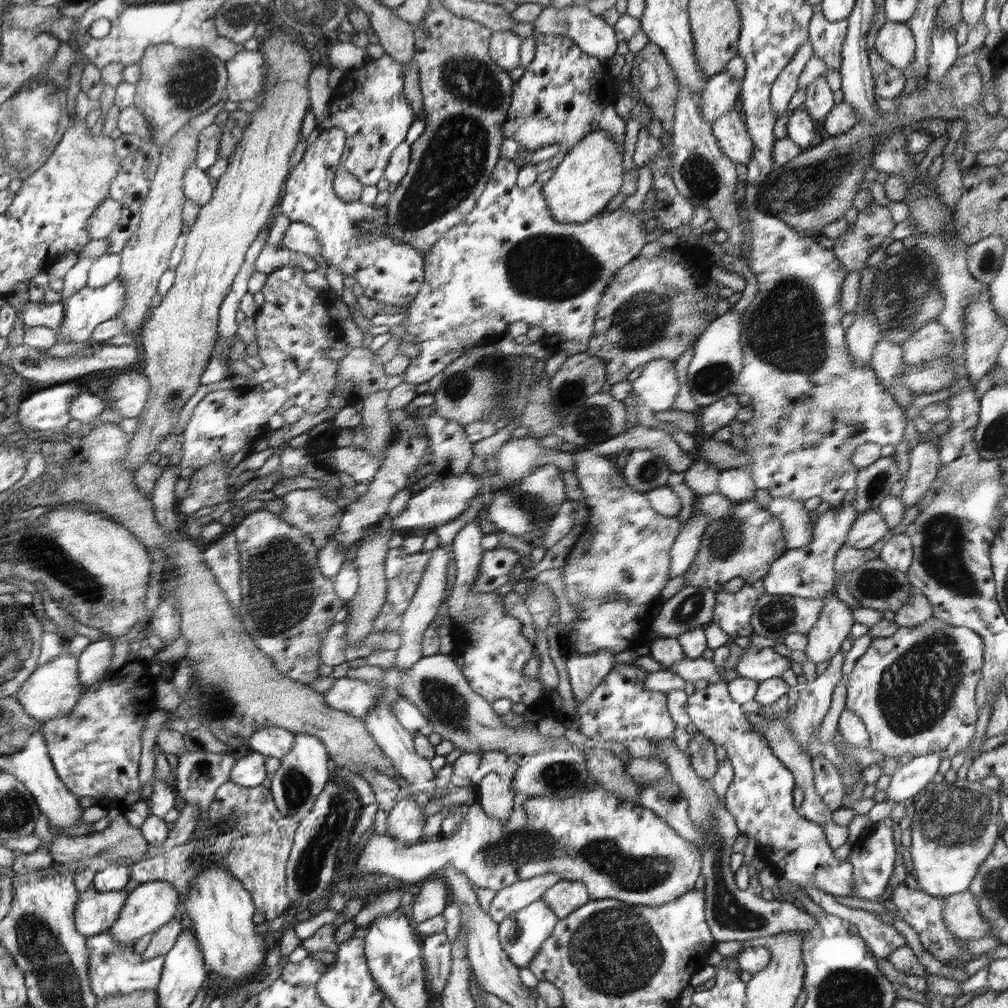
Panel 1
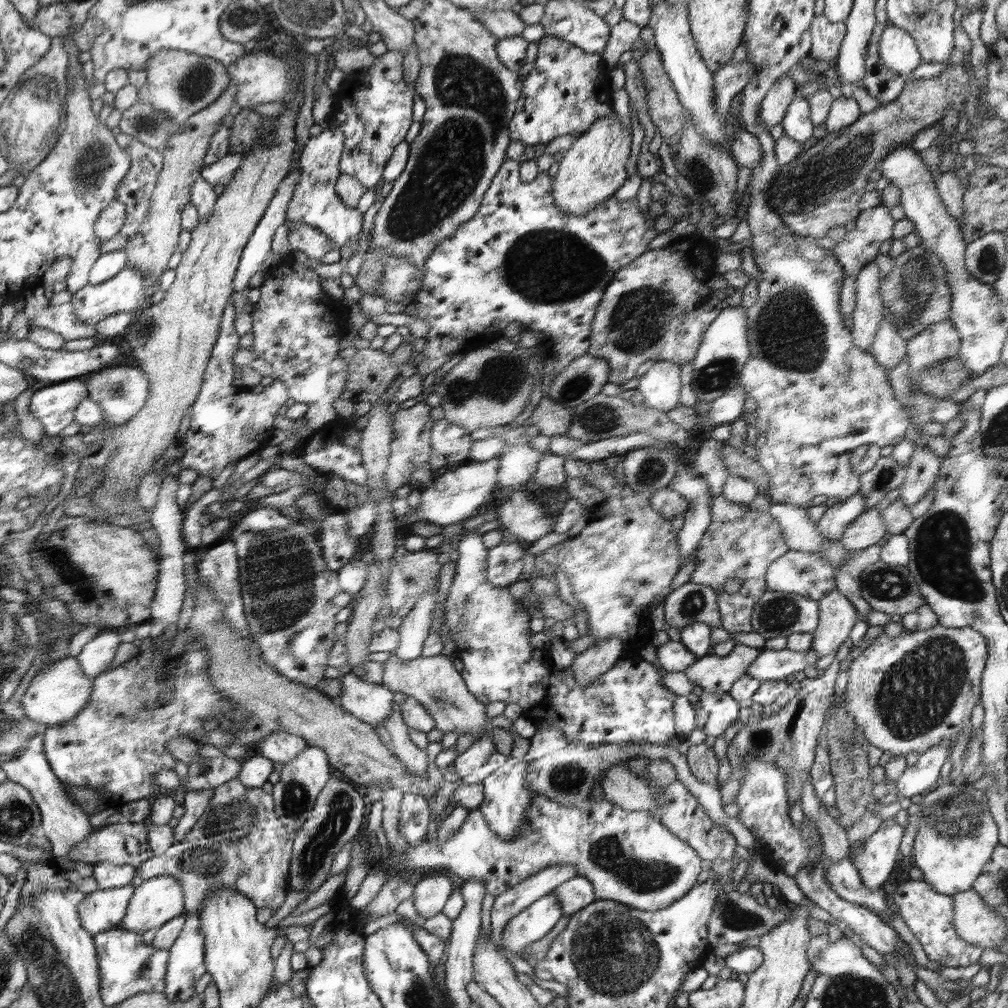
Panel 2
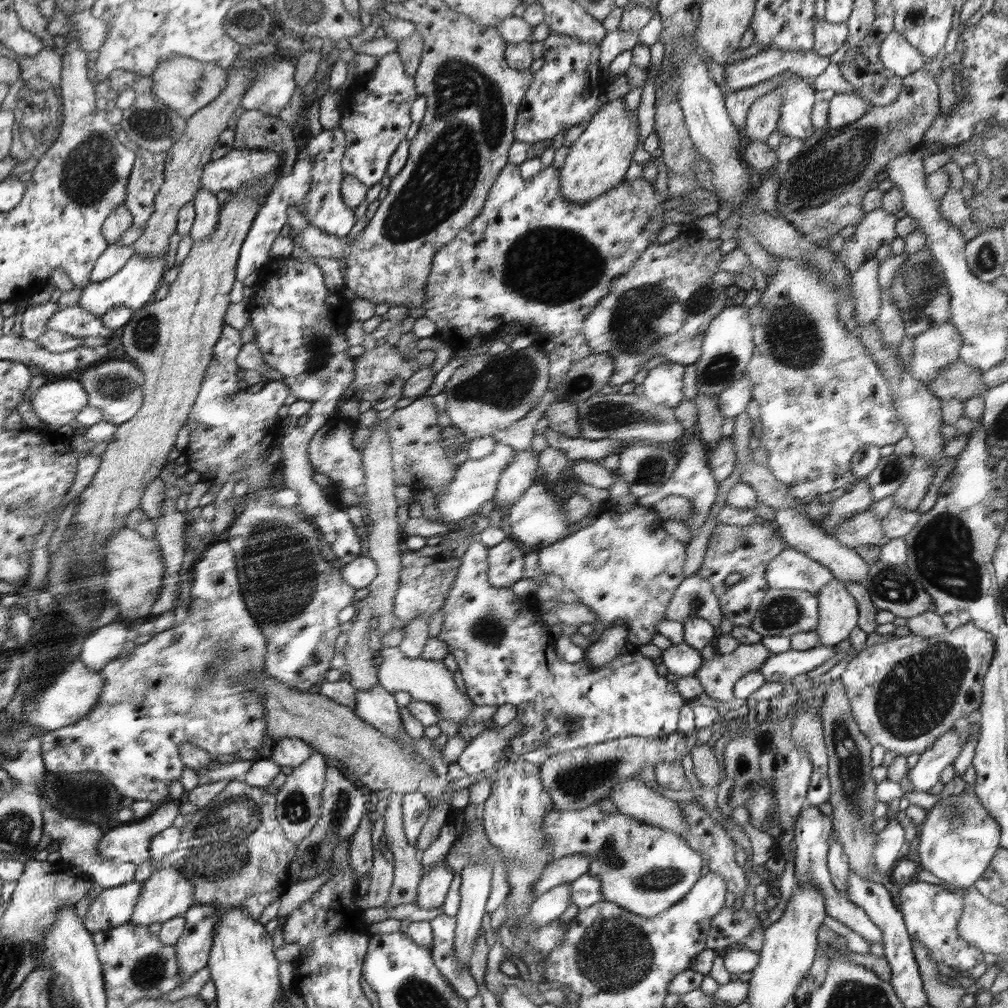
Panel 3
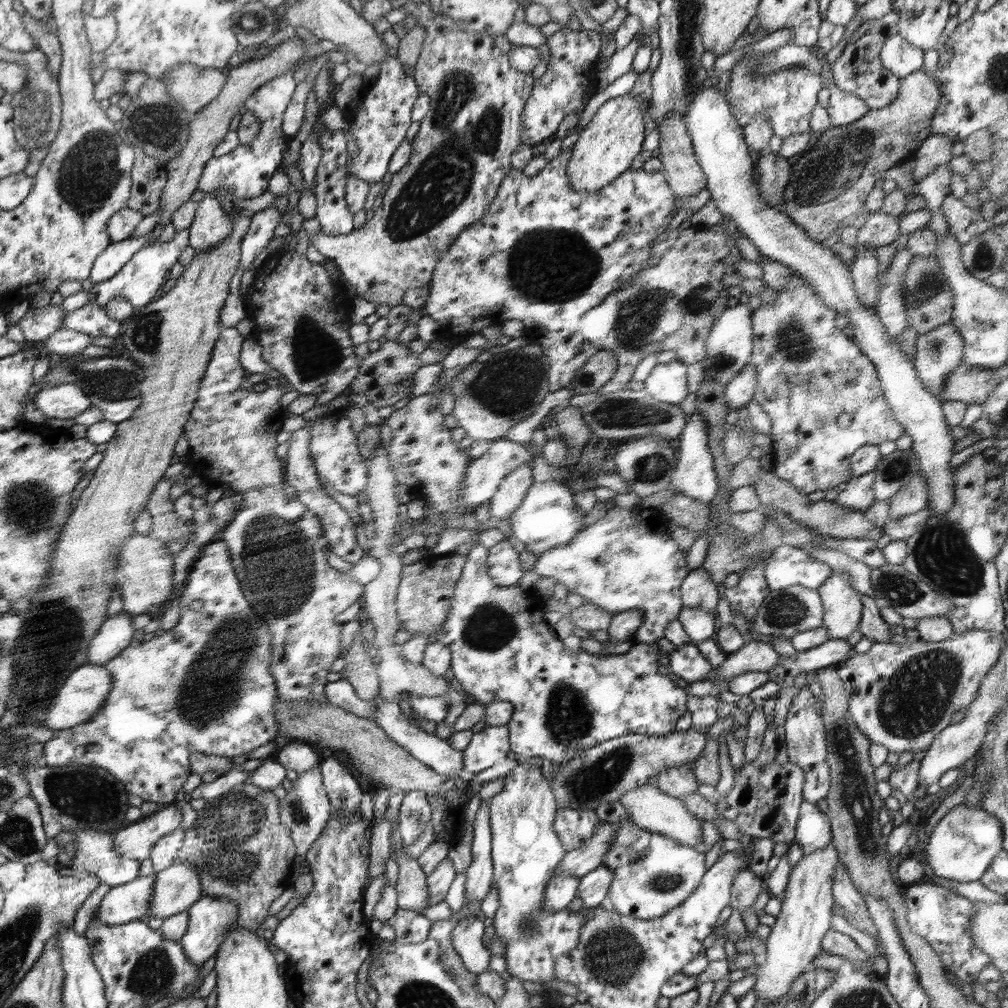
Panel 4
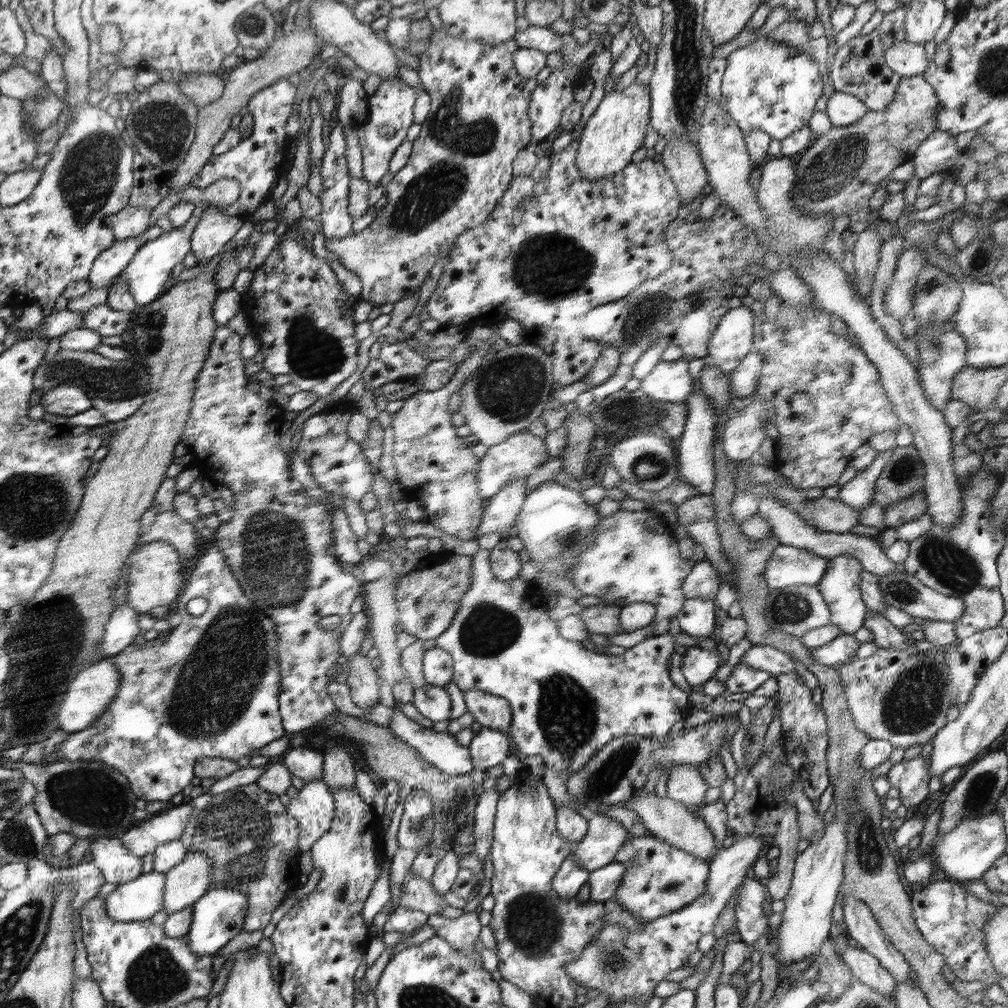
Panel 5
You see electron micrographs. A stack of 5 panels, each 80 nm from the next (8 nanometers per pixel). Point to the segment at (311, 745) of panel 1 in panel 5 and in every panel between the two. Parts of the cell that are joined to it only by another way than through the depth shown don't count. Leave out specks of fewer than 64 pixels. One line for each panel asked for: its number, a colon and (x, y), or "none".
2: (302, 779)
3: (300, 797)
4: (306, 809)
5: (313, 807)

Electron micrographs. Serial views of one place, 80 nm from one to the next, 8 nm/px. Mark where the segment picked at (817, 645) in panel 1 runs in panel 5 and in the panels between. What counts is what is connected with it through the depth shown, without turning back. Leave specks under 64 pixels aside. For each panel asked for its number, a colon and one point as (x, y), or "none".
2: (837, 616)
3: (838, 612)
4: (843, 608)
5: (840, 589)

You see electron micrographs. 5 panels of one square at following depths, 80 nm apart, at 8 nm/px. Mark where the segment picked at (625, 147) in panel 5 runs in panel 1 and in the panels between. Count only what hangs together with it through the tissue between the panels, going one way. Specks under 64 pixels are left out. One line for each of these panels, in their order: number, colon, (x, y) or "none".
1: (590, 175)
2: (594, 167)
3: (597, 161)
4: (605, 149)

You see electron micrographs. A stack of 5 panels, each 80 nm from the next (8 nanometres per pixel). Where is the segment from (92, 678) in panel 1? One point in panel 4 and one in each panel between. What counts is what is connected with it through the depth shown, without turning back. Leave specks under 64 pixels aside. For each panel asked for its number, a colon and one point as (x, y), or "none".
2: (96, 656)
3: (98, 649)
4: (116, 634)

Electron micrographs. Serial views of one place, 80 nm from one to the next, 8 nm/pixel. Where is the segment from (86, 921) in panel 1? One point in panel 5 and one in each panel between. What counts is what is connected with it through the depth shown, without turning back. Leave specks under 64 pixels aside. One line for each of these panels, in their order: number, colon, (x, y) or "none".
2: (101, 910)
3: (113, 907)
4: (122, 904)
5: (138, 900)

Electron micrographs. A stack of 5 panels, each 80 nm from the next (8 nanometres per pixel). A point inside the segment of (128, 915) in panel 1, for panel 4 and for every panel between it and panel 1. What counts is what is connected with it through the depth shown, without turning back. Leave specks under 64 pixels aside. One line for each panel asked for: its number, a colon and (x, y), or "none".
2: (158, 900)
3: (167, 893)
4: (178, 887)

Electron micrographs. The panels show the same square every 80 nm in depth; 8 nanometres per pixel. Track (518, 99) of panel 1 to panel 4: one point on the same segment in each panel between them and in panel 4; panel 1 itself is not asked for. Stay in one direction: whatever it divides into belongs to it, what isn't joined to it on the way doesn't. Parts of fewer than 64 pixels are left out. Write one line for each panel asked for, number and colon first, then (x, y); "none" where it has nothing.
2: (568, 90)
3: (564, 93)
4: (572, 71)

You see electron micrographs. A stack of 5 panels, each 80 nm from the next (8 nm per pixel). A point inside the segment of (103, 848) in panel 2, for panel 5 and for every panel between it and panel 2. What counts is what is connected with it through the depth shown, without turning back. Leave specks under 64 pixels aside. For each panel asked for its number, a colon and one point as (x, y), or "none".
3: (131, 842)
4: (136, 841)
5: (162, 828)

